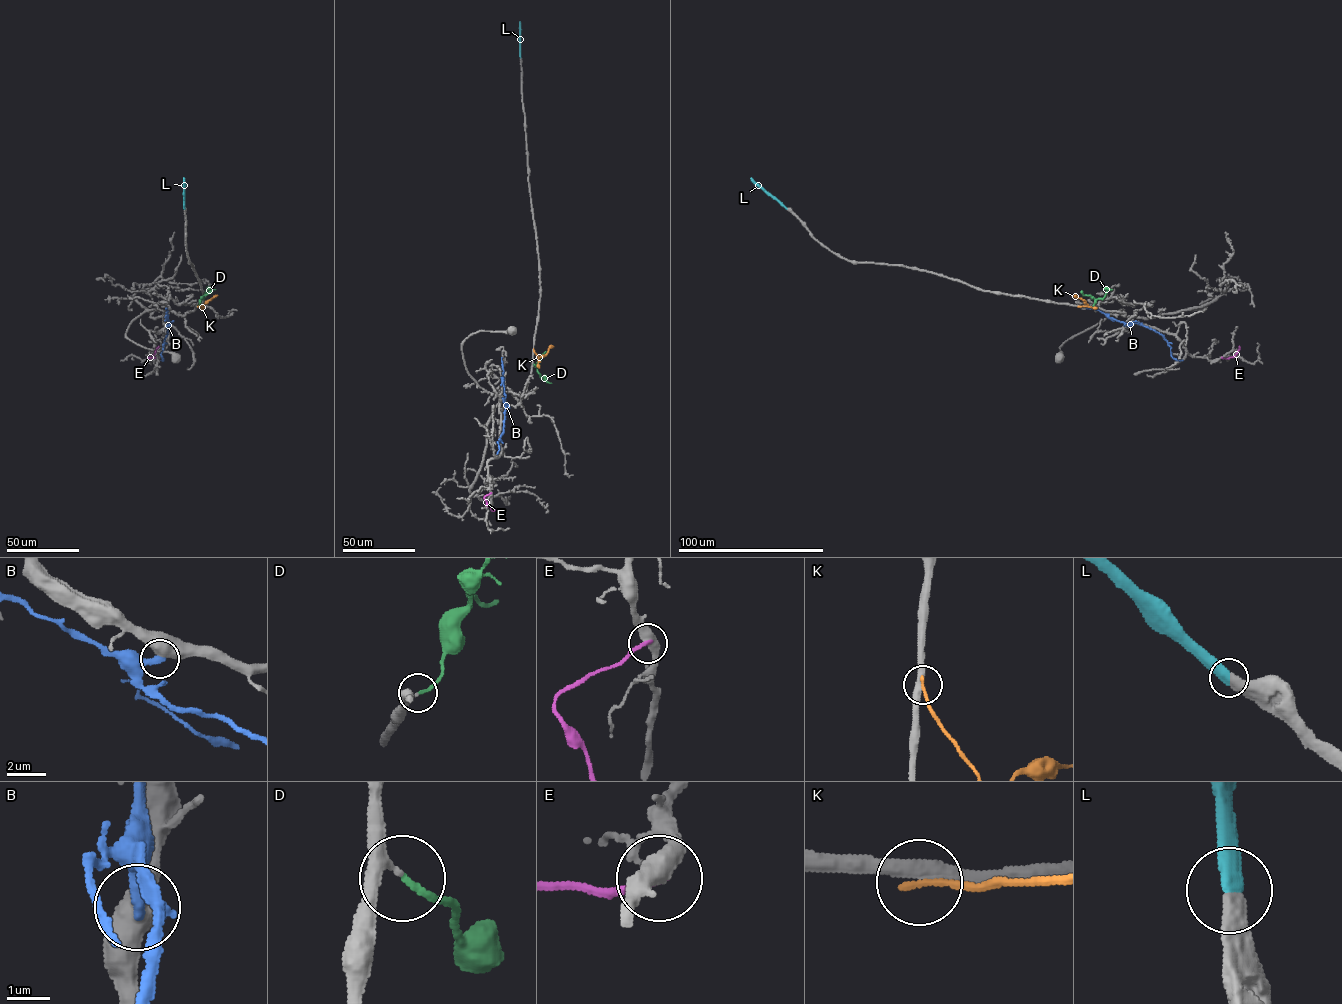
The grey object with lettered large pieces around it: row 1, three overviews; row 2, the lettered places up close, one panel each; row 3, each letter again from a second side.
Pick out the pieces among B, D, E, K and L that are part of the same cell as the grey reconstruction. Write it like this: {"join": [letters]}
{"join": ["D", "L"]}

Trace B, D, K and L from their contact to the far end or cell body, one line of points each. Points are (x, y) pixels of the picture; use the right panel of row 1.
B: (1108, 314), (1120, 321), (1139, 323), (1154, 330), (1166, 340), (1171, 355), (1183, 360)
D: (1093, 305), (1096, 299), (1102, 299), (1109, 289), (1112, 289)
K: (1078, 306), (1087, 304), (1075, 295)
L: (786, 208), (750, 178)

